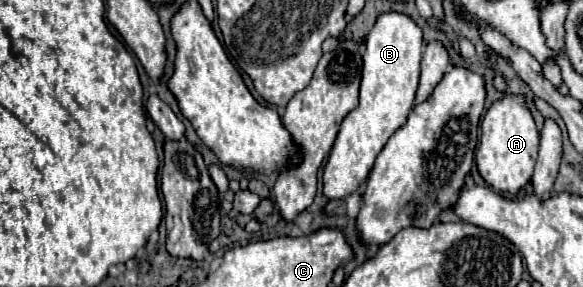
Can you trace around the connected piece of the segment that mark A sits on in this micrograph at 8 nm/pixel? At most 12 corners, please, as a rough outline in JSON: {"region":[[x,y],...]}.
{"region":[[525,96],[483,116],[475,162],[517,194],[533,176],[539,130]]}

